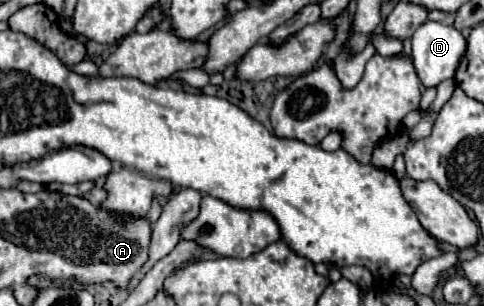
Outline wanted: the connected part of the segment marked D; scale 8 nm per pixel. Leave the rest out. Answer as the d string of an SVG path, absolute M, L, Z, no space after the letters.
M424 22L412 36L412 60L414 60L414 68L416 74L420 78L420 82L426 88L434 88L438 86L442 80L450 80L456 74L456 68L460 64L460 58L466 52L466 40L464 36L454 30L454 26L444 26L440 22Z

